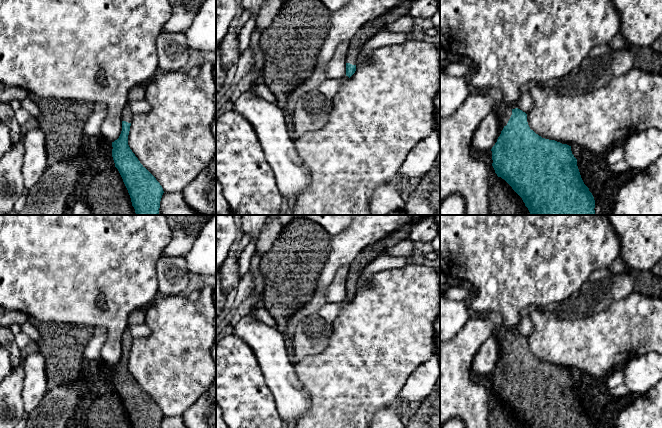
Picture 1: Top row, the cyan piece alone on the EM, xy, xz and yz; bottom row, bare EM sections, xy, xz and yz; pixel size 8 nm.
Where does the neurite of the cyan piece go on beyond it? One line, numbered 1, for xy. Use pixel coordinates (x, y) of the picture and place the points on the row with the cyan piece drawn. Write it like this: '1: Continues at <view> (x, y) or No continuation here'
1: Continues at xy (127, 115)

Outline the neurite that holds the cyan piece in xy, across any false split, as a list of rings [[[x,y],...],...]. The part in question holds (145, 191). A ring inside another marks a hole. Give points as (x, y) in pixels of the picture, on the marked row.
[[[127,103],[122,111],[121,134],[112,142],[112,157],[128,190],[136,215],[159,215],[163,188],[128,145],[133,115]]]

